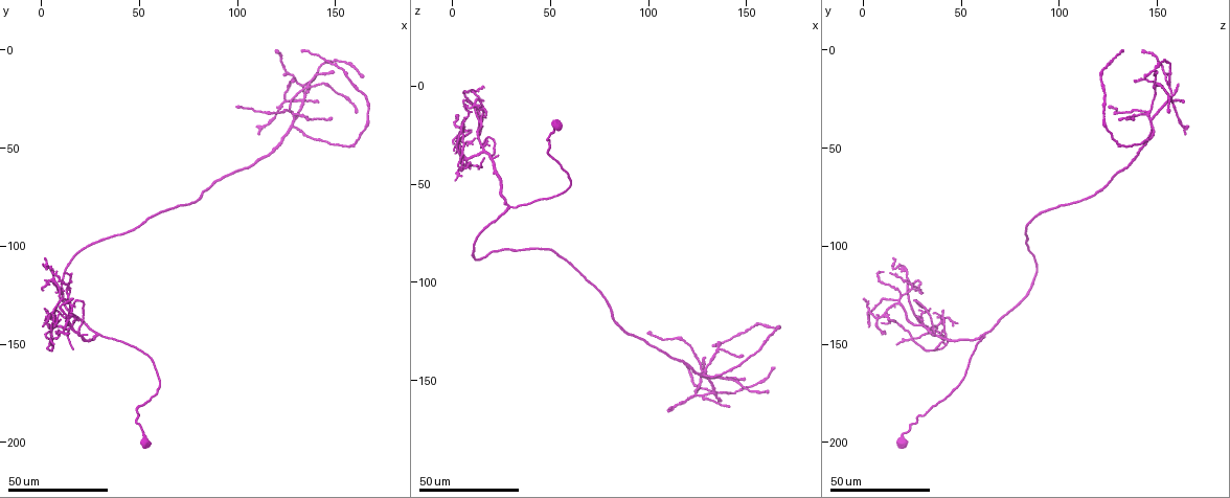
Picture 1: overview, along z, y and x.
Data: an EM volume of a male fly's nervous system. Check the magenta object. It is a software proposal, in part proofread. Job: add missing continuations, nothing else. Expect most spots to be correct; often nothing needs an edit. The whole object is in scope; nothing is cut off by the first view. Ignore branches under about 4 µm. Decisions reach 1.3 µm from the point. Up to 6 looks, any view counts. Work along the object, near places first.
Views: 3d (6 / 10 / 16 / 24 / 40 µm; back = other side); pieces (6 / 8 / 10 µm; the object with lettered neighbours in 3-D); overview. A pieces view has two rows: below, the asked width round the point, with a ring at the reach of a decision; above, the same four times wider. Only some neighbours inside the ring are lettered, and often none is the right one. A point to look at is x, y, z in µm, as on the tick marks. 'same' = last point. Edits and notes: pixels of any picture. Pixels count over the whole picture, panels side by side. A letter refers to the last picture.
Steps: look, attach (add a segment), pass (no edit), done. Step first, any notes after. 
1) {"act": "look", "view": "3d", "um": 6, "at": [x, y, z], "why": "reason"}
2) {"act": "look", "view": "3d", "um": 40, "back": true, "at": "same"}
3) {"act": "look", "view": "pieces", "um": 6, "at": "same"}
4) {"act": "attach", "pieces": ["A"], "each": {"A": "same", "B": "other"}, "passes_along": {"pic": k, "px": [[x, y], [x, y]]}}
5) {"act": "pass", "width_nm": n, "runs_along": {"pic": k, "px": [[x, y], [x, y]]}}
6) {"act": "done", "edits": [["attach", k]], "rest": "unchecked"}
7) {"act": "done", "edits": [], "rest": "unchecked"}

{"act": "look", "view": "3d", "um": 40, "at": [6, 149, 41], "why": "free end"}

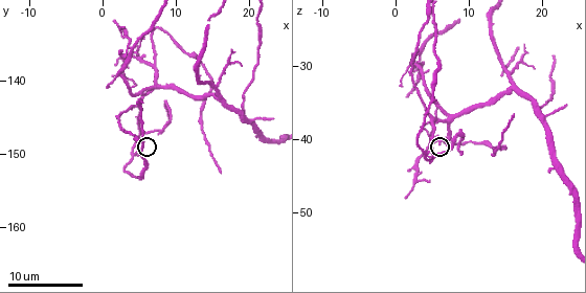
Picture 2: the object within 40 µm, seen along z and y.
{"act": "look", "view": "pieces", "um": 6, "at": [5.0, 149.5, 41.0], "why": "see the neighbours"}

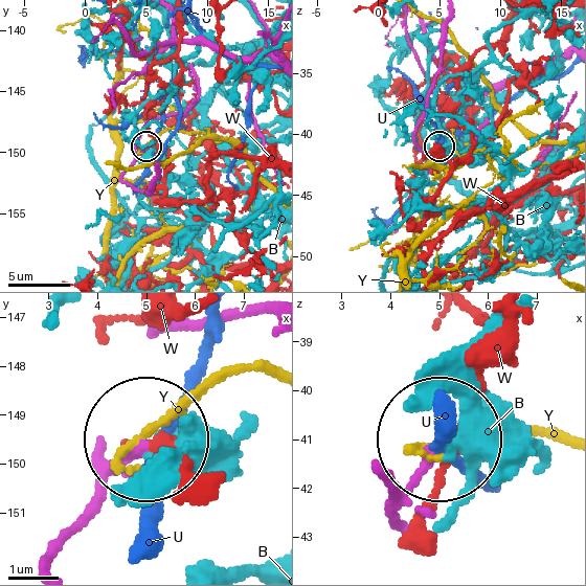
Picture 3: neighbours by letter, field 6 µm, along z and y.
{"act": "pass", "each": {"B": "other", "U": "other", "W": "other", "Y": "other"}, "found": "none of them fits"}

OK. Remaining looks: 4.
{"act": "look", "view": "3d", "um": 40, "at": [8, 143, 10], "why": "branch stops here"}

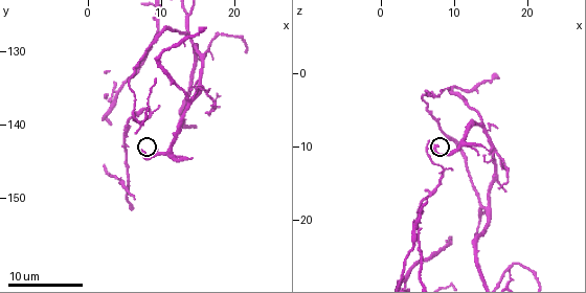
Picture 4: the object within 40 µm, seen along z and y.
{"act": "look", "view": "pieces", "um": 6, "at": [7.5, 143.5, 10.0]}

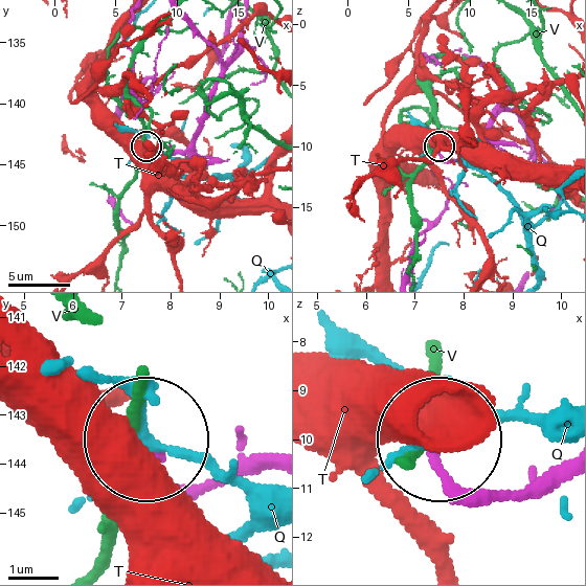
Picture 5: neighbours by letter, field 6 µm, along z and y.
{"act": "pass", "each": {"Q": "other", "T": "other", "V": "other"}, "found": "none of them fits"}

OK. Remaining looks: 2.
{"act": "look", "view": "3d", "um": 24, "at": [2, 107, 16], "why": "free end"}

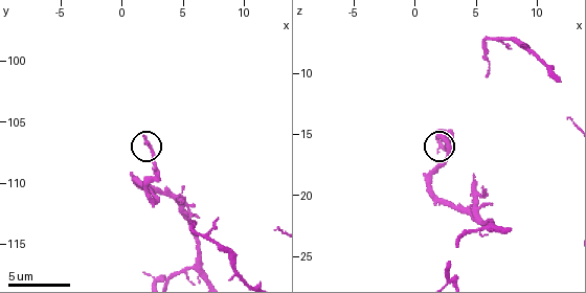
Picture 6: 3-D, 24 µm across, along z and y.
{"act": "look", "view": "pieces", "um": 6, "at": [2.0, 106.2, 15.4]}

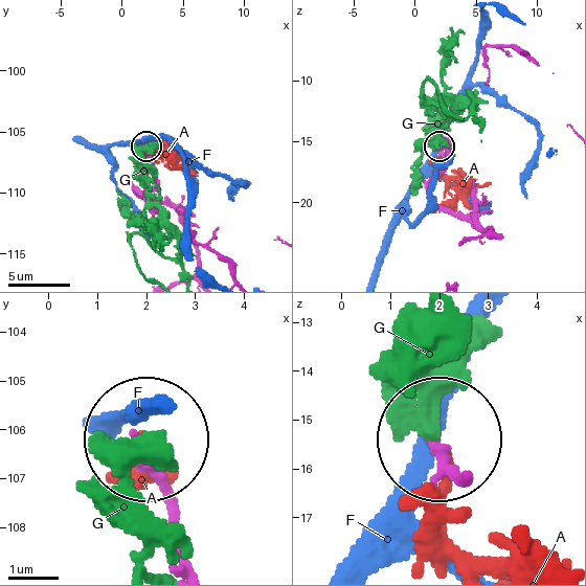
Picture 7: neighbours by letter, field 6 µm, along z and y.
{"act": "pass", "each": {"A": "other", "F": "other", "G": "other"}, "found": "no lettered segment goes on from it"}

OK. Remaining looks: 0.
{"act": "done", "edits": [], "rest": "unchecked"}

